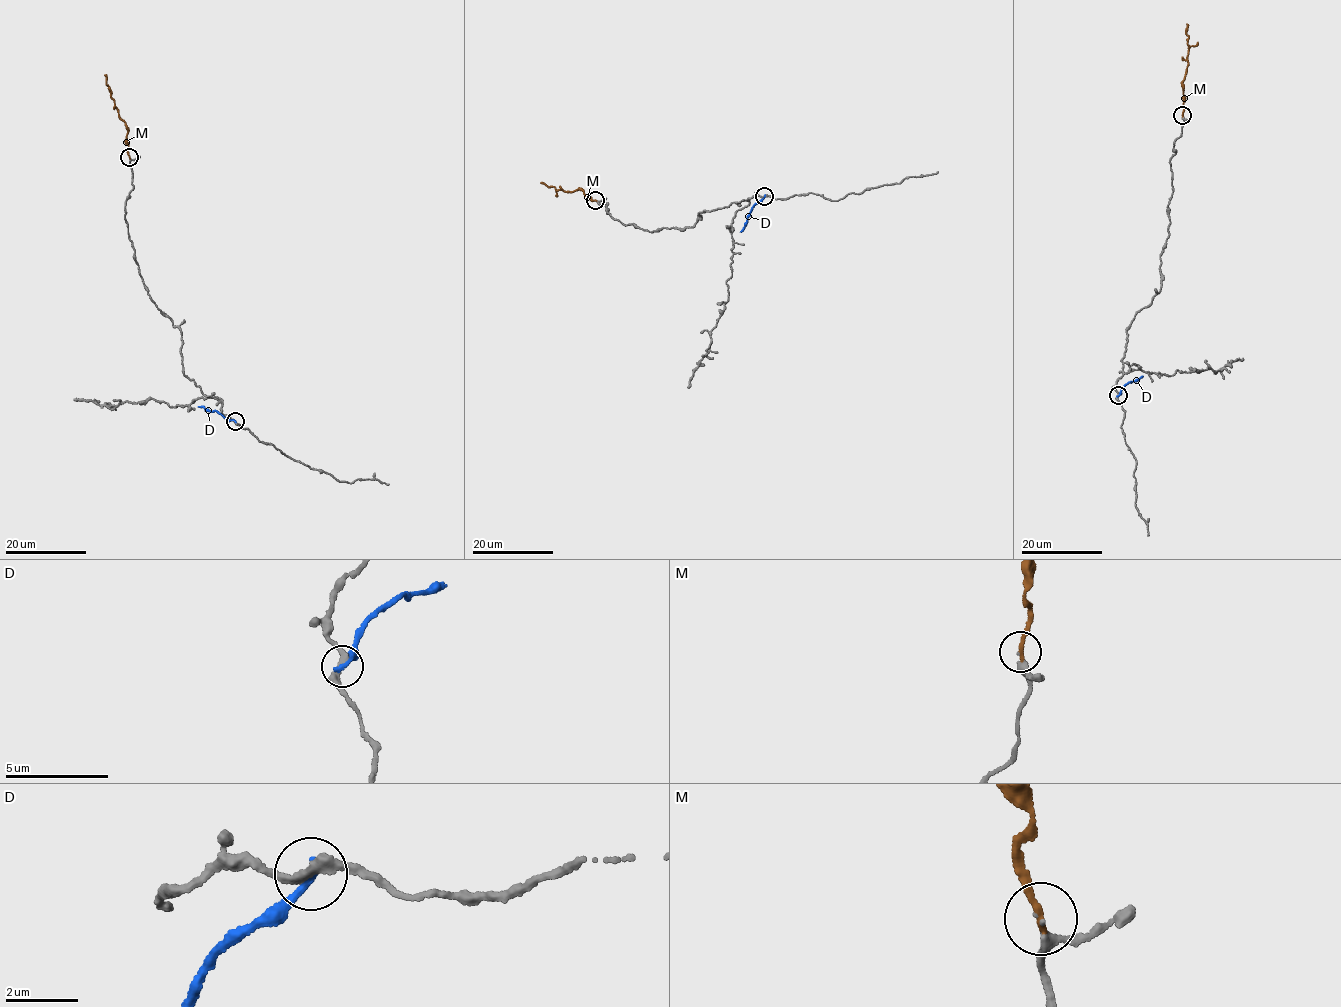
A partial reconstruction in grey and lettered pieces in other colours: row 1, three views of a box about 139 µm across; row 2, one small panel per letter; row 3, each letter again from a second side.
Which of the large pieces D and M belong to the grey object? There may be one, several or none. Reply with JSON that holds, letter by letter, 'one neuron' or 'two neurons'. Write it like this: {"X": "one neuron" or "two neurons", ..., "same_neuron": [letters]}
{"D": "two neurons", "M": "one neuron", "same_neuron": ["M"]}

